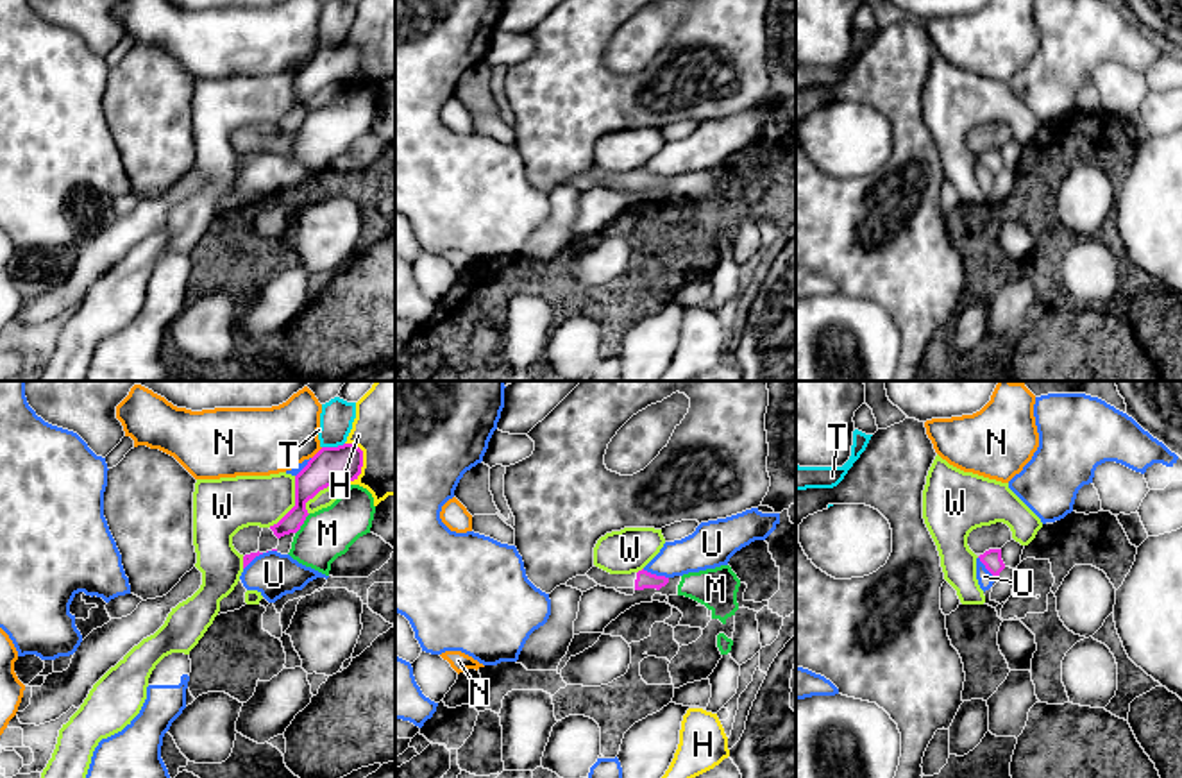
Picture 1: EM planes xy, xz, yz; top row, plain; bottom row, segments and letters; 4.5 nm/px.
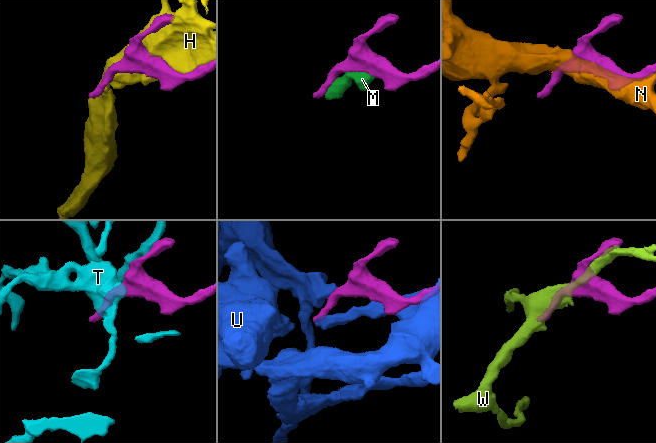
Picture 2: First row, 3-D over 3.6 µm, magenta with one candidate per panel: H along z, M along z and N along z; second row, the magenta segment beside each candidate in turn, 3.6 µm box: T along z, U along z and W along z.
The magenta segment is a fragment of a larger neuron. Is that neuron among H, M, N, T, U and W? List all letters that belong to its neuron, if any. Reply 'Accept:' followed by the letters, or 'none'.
Accept: none

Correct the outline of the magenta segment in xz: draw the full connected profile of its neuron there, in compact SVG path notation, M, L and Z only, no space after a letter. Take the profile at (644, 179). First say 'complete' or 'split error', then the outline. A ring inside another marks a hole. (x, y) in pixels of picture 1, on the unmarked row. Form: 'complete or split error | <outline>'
split error | M592 166L585 175L594 179L597 184L606 186L606 188L635 188L635 190L644 190L644 188L656 188L660 190L669 182L669 177L665 175L656 175L647 170L638 170L631 173L610 173L599 166Z

